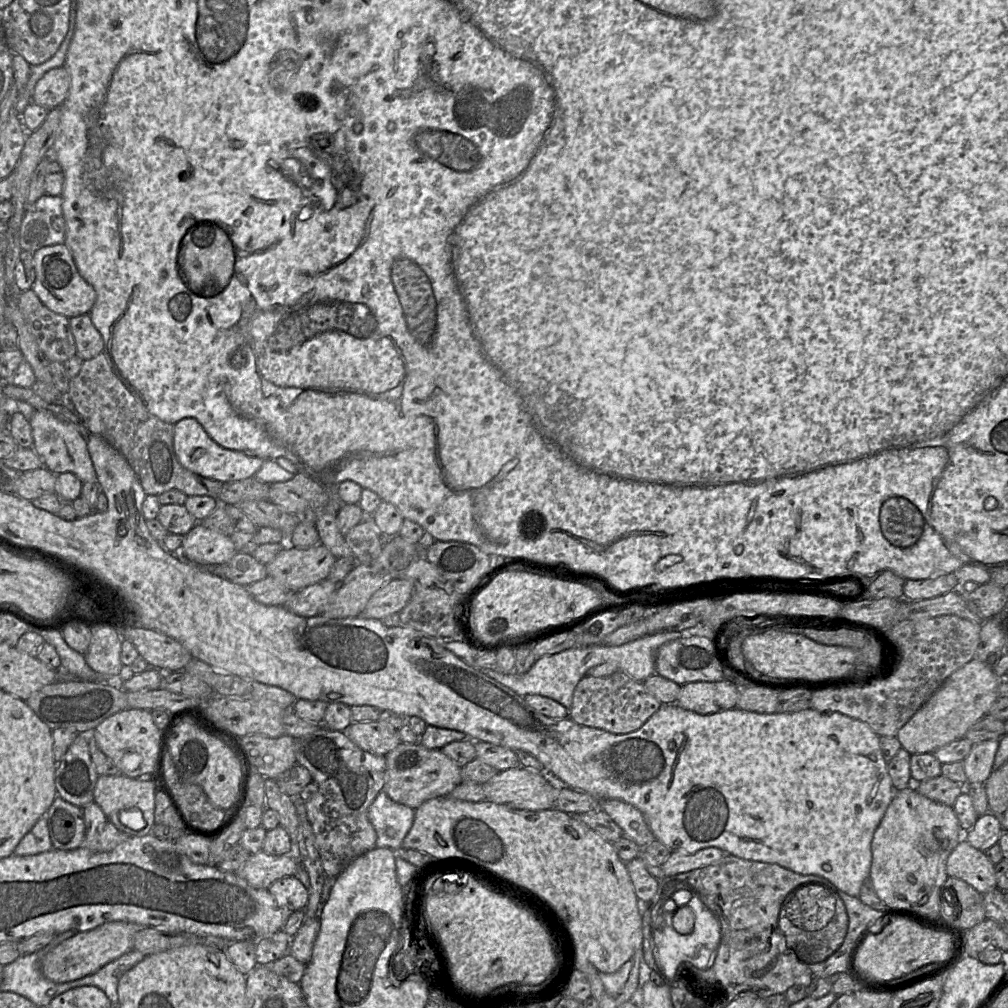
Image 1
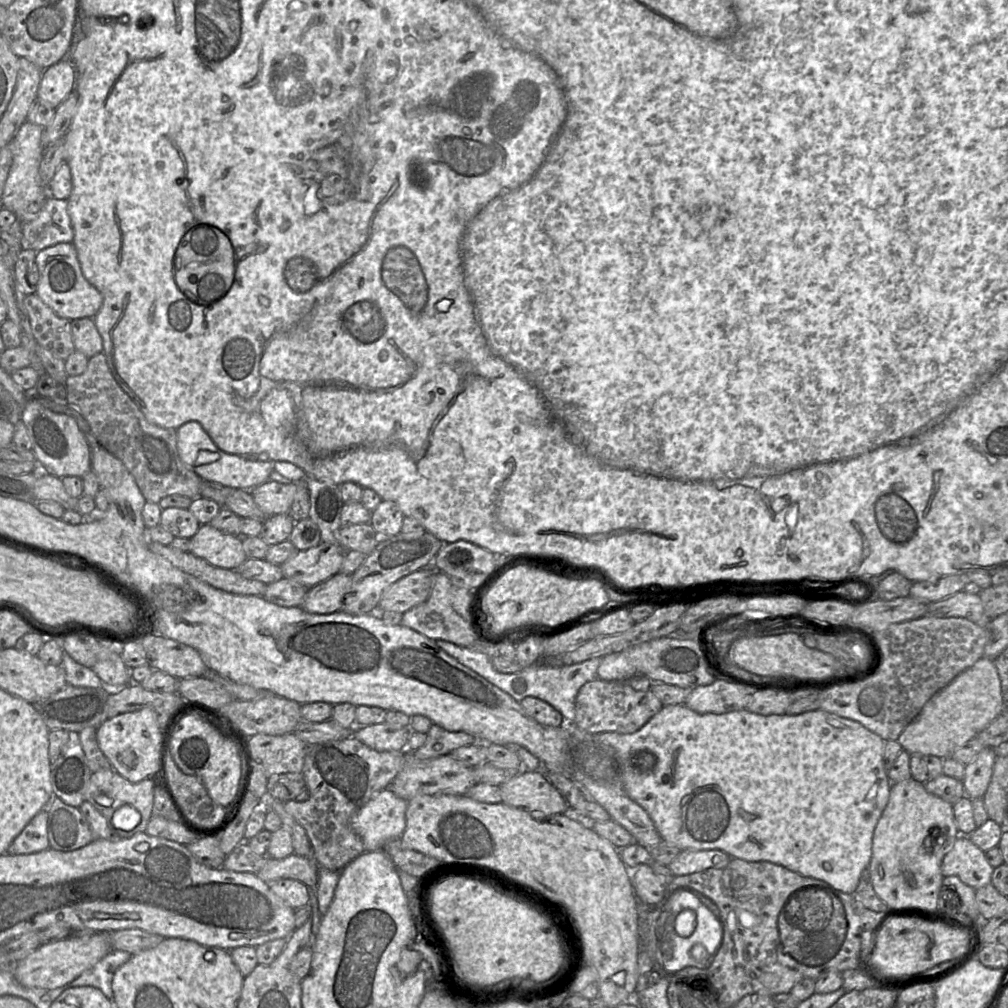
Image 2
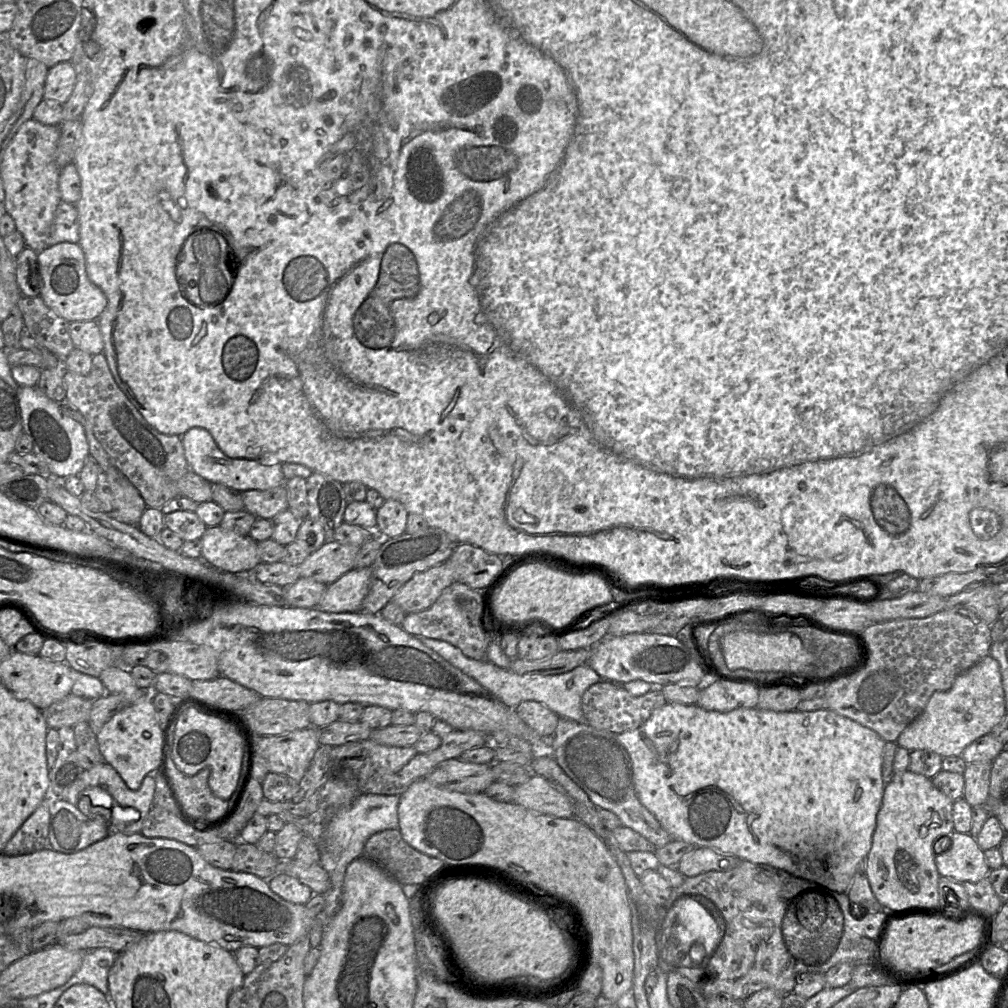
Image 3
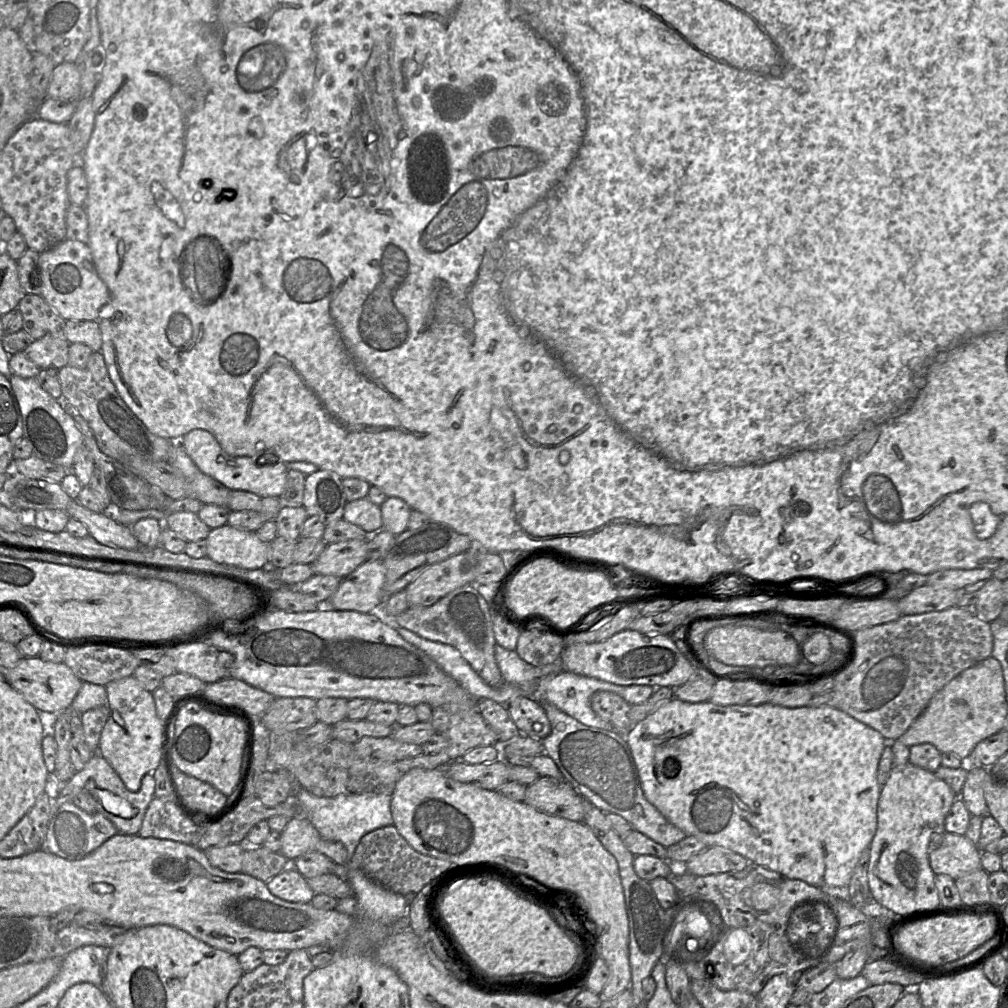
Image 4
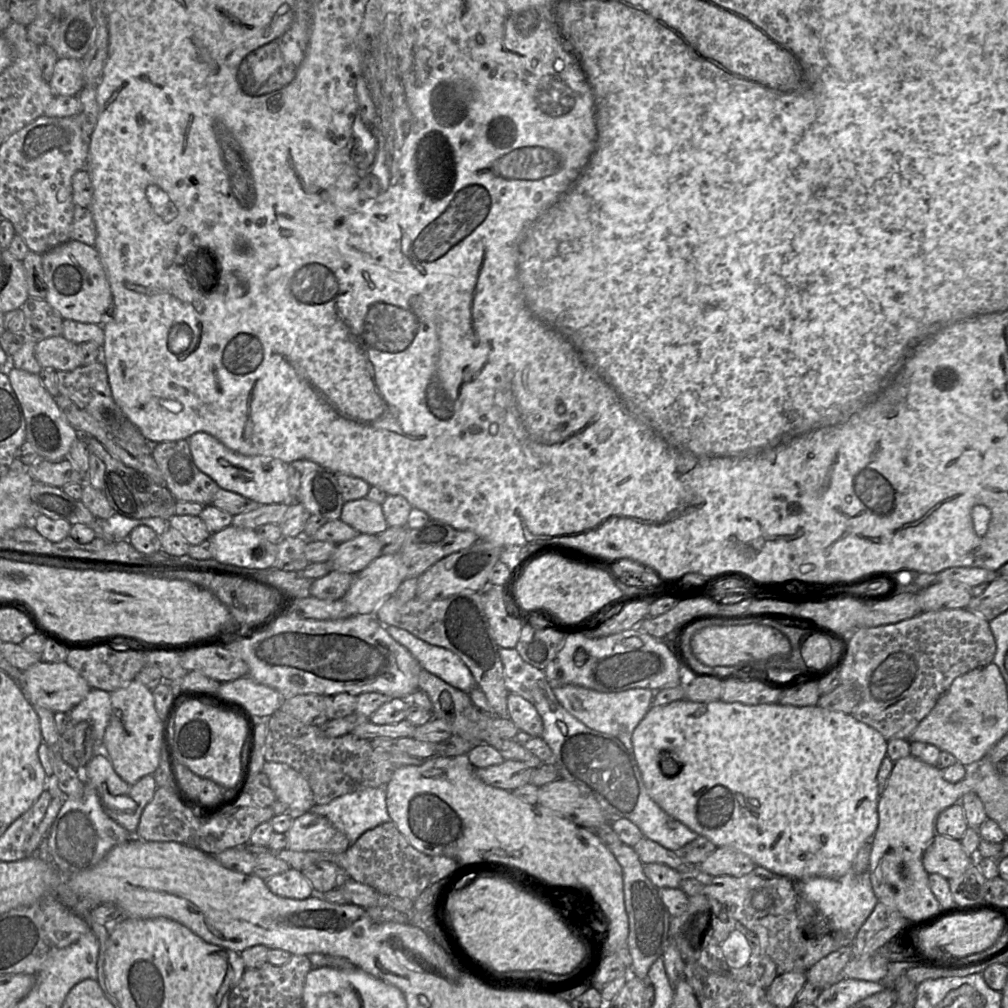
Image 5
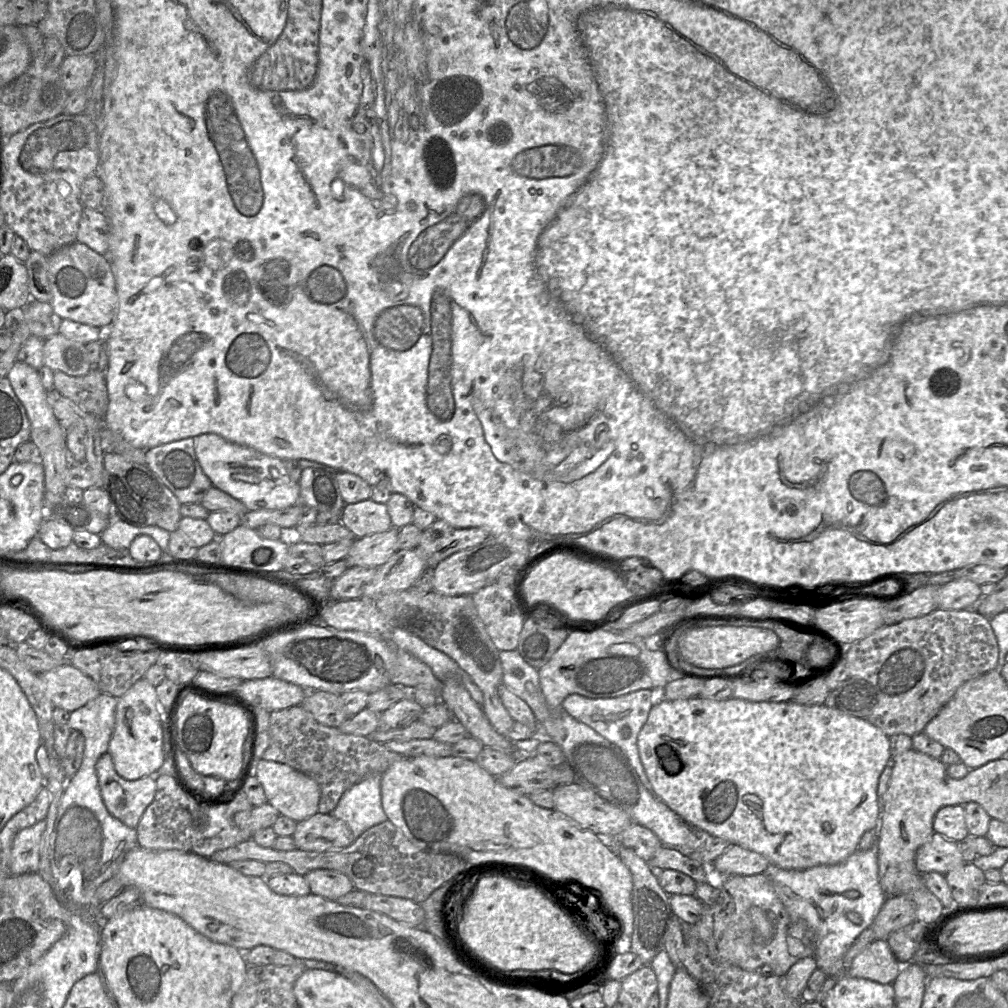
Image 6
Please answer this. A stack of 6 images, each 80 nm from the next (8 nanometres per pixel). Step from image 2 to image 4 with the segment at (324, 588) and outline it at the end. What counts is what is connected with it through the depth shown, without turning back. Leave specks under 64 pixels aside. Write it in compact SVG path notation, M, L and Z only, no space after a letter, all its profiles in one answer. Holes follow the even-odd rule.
M383 560L366 561L342 578L339 587L326 603L334 610L360 613L378 611L384 604L385 578Z

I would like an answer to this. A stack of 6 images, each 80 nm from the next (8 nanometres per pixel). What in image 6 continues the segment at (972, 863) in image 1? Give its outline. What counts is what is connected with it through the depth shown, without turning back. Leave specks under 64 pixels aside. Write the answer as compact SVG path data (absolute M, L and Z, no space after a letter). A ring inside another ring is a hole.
M936 832L917 850L915 857L916 868L922 874L936 872L946 875L964 864L958 842Z

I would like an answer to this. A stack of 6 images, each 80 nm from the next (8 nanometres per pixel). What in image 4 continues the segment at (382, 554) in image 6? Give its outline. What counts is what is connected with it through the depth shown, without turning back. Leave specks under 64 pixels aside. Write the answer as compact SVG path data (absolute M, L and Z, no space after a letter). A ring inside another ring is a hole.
M368 538L328 544L311 564L314 574L344 578L367 561Z

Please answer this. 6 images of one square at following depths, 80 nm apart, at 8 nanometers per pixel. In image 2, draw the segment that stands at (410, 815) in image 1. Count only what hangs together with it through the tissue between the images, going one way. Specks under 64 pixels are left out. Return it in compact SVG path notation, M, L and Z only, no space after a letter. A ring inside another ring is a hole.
M386 788L378 792L351 818L351 827L358 834L364 846L364 852L383 849L385 843L401 838L406 827L408 802Z

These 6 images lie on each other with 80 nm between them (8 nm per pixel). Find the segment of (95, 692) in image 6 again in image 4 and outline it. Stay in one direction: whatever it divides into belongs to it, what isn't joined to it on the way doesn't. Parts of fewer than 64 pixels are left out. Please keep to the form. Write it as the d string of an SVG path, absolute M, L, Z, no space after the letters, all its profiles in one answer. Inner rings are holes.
M39 656L23 657L16 666L1 670L4 671L4 676L10 685L45 717L56 715L71 707L82 685L82 681L64 662L44 661Z

